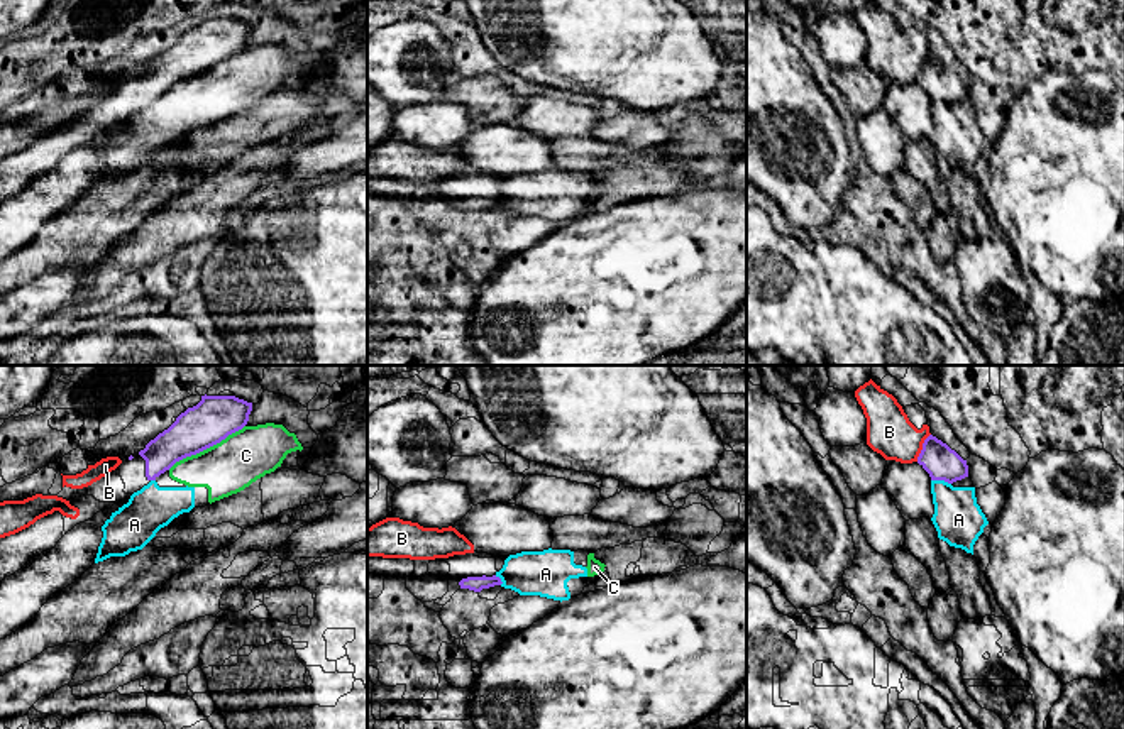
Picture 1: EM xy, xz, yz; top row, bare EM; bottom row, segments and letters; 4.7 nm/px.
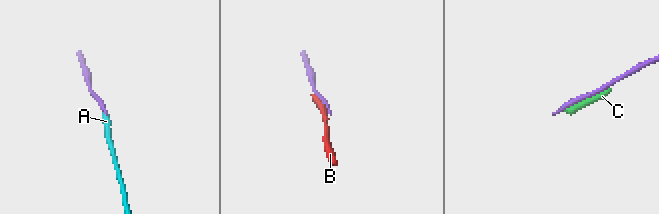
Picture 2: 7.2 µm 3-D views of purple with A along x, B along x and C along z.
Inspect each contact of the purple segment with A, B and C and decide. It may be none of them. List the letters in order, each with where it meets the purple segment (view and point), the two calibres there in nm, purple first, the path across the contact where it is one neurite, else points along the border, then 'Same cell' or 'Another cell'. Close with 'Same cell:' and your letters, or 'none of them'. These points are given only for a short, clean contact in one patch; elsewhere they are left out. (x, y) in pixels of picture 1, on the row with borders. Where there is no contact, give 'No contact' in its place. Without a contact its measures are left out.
A: Touches purple at yz (942, 479). Thickness 160 nm (purple) against 240 nm. Boundary: yz (931, 479), (942, 479), (950, 484). Another cell
B: Touches purple at yz (923, 447). Thickness 160 nm (purple) against 220 nm. Another cell
C: Touches purple at xy (205, 449). Thickness 220 nm (purple) against 260 nm. Another cell
Same cell: none of them

